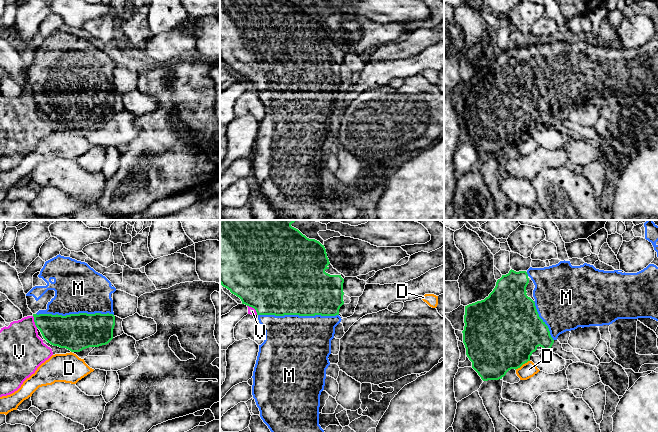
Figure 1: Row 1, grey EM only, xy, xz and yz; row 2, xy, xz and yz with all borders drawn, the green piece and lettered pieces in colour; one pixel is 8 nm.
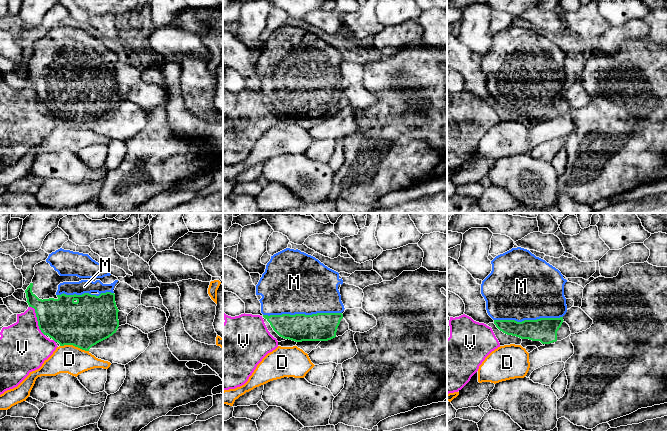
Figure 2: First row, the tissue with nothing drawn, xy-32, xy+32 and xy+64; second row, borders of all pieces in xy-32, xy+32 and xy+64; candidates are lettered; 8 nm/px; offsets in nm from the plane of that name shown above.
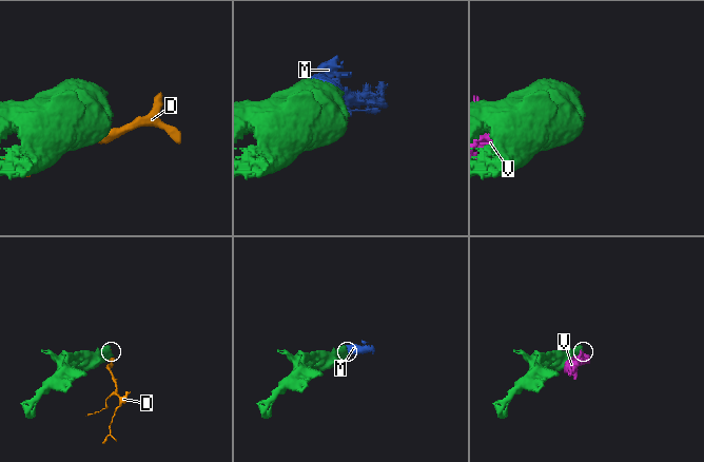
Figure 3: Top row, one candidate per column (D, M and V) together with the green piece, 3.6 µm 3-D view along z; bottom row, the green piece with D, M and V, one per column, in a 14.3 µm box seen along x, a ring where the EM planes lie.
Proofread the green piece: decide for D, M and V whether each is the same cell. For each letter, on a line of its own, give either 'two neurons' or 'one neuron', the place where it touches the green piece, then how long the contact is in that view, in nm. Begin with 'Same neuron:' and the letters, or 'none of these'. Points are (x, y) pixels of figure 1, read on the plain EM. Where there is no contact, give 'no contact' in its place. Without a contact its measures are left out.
Same neuron: M
D: two neurons; meets green in yz at (522, 140); contact 140 nm long
M: one neuron; meets green in xz at (298, 90); contact 650 nm long
V: two neurons; meets green in xy at (35, 98); contact 100 nm long

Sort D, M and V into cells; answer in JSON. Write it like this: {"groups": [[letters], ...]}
{"groups": [["D"], ["M"], ["V"]]}

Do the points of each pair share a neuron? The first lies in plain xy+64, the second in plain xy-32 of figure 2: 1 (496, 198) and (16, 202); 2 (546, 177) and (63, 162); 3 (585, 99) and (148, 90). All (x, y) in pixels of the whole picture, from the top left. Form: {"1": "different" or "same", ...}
{"1": "different", "2": "same", "3": "same"}

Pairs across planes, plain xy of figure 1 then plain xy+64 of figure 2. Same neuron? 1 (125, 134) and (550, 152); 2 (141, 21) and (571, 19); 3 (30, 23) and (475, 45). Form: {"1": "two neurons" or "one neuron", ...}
{"1": "two neurons", "2": "one neuron", "3": "one neuron"}

